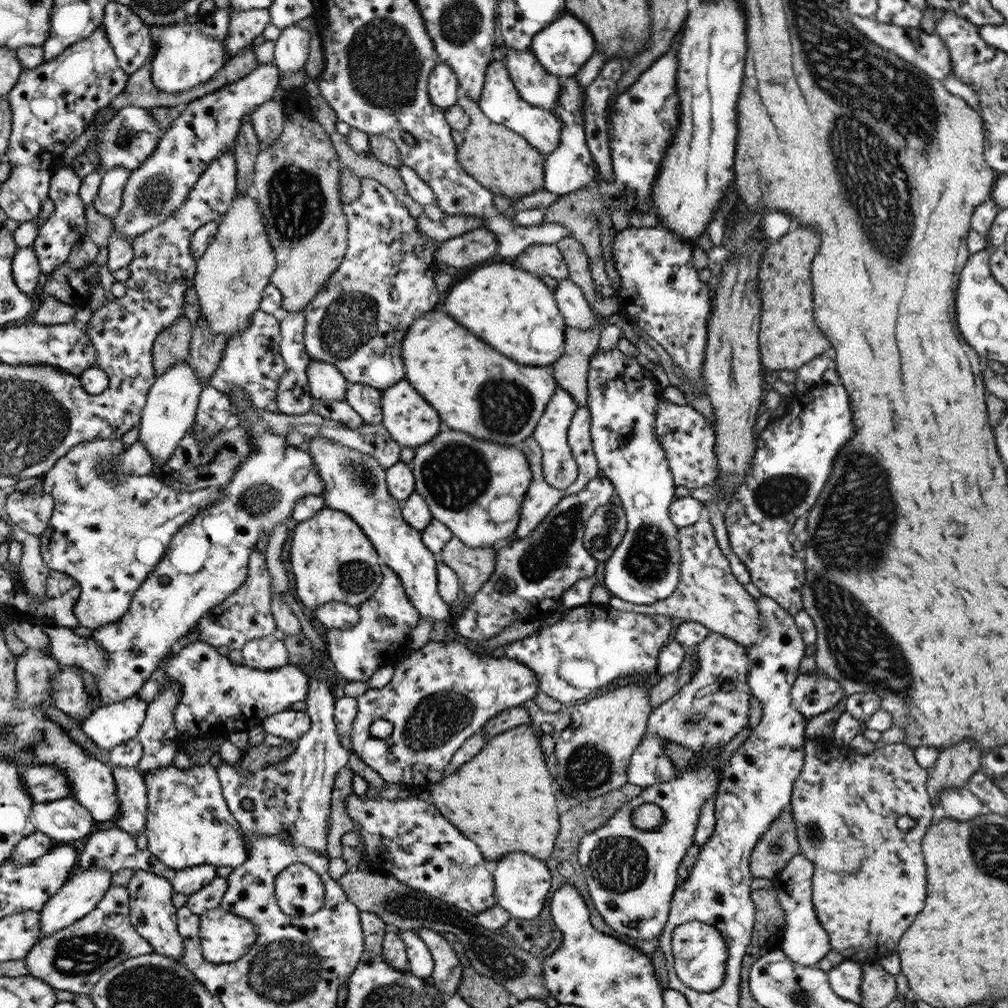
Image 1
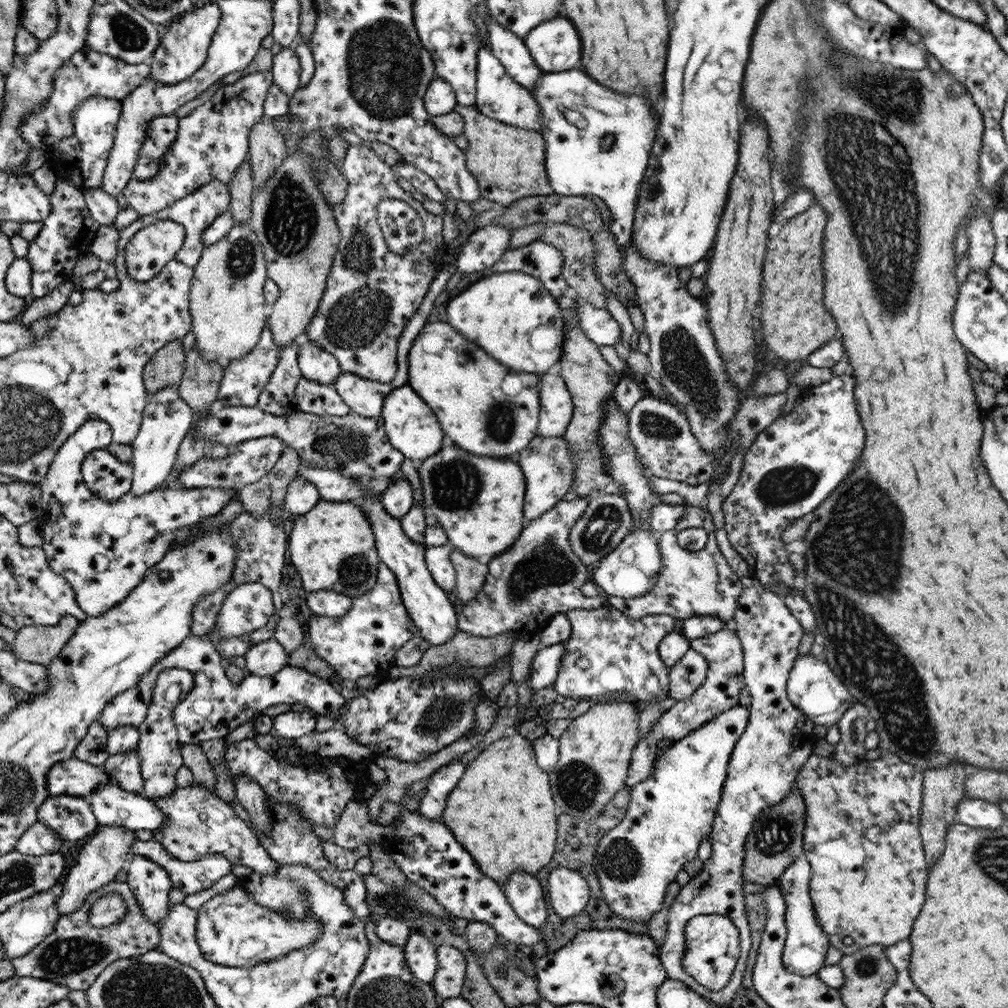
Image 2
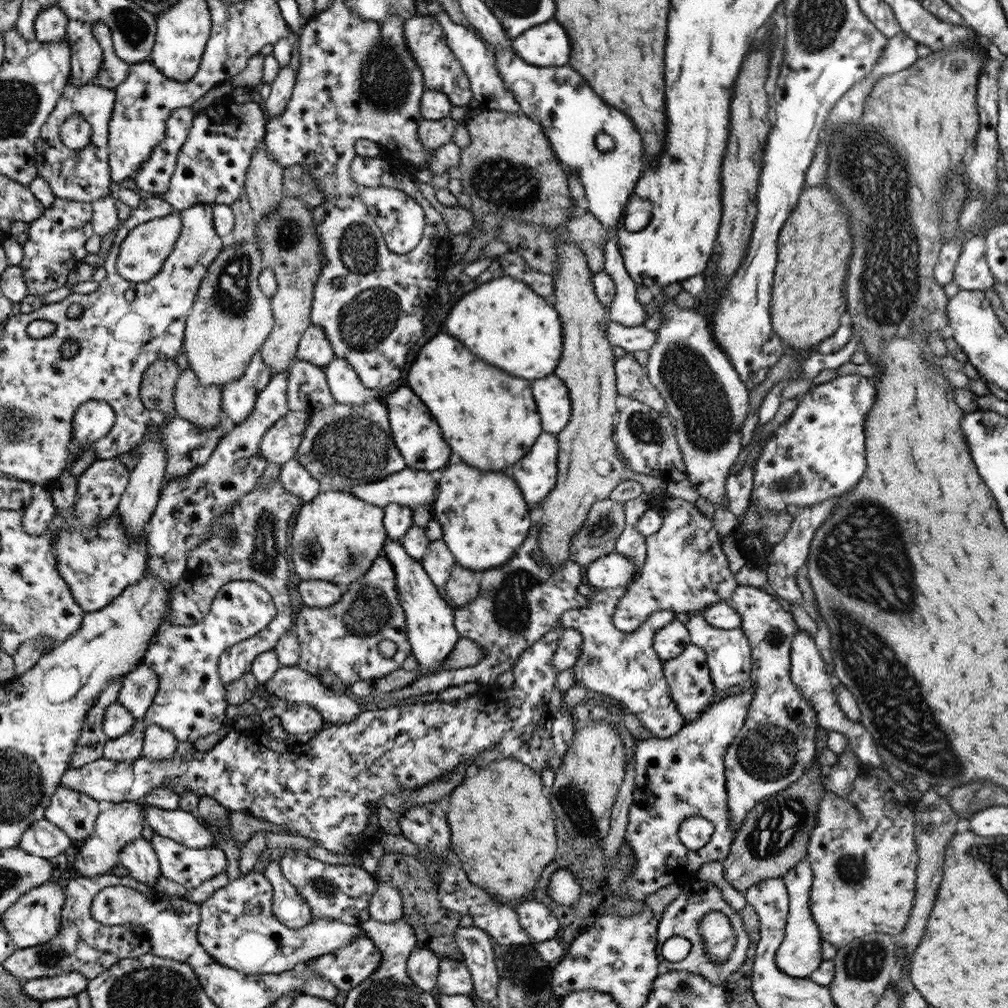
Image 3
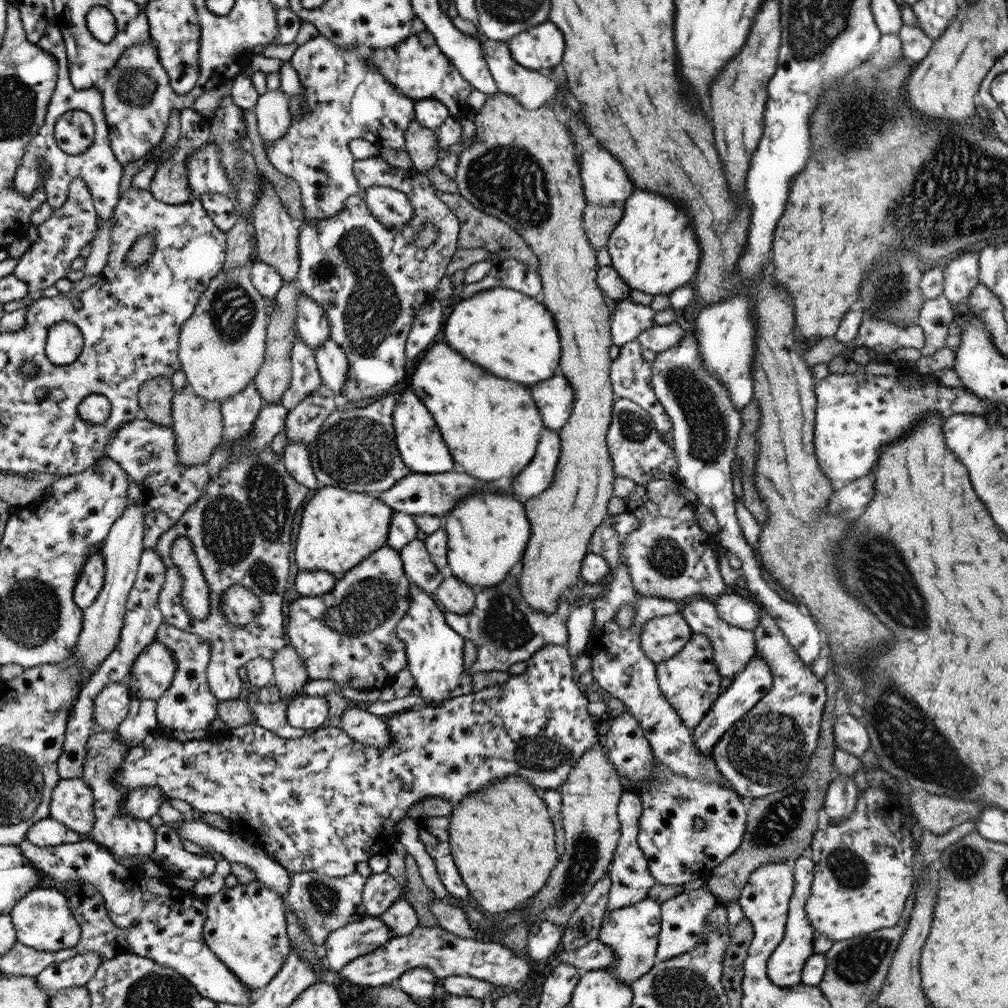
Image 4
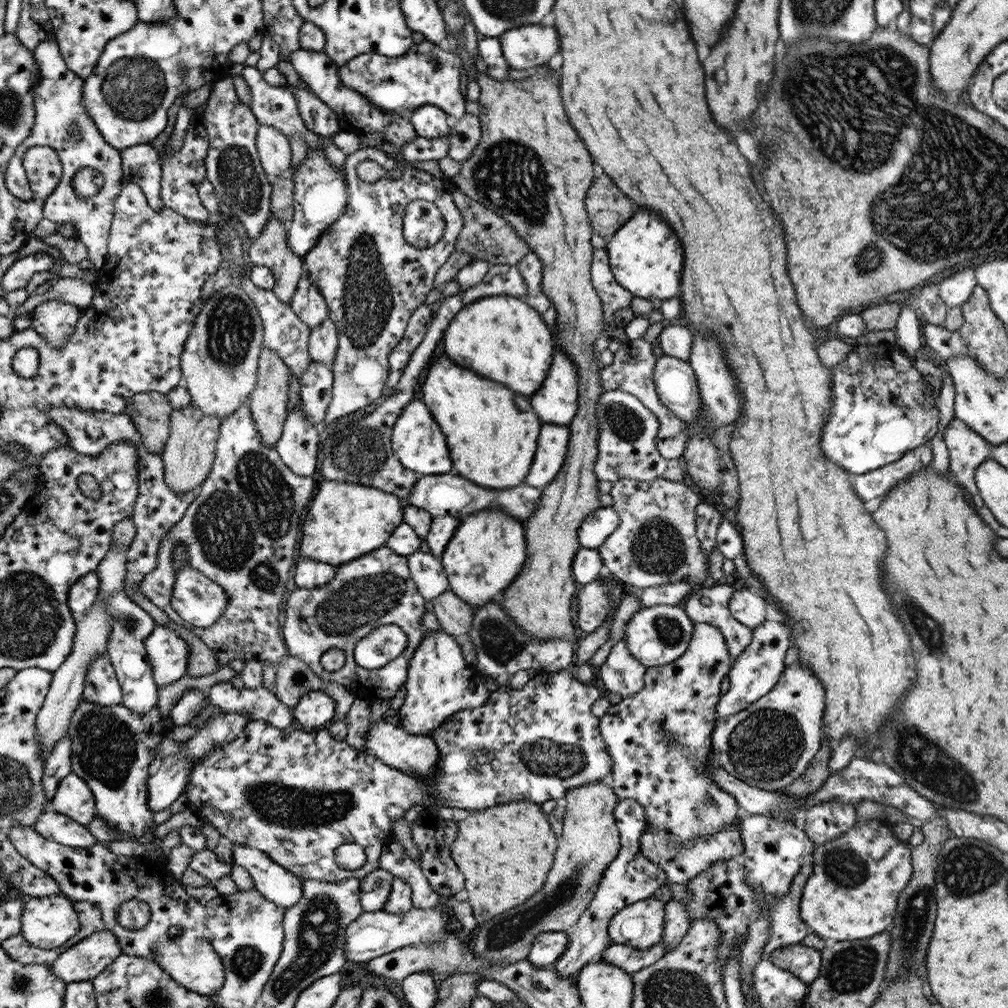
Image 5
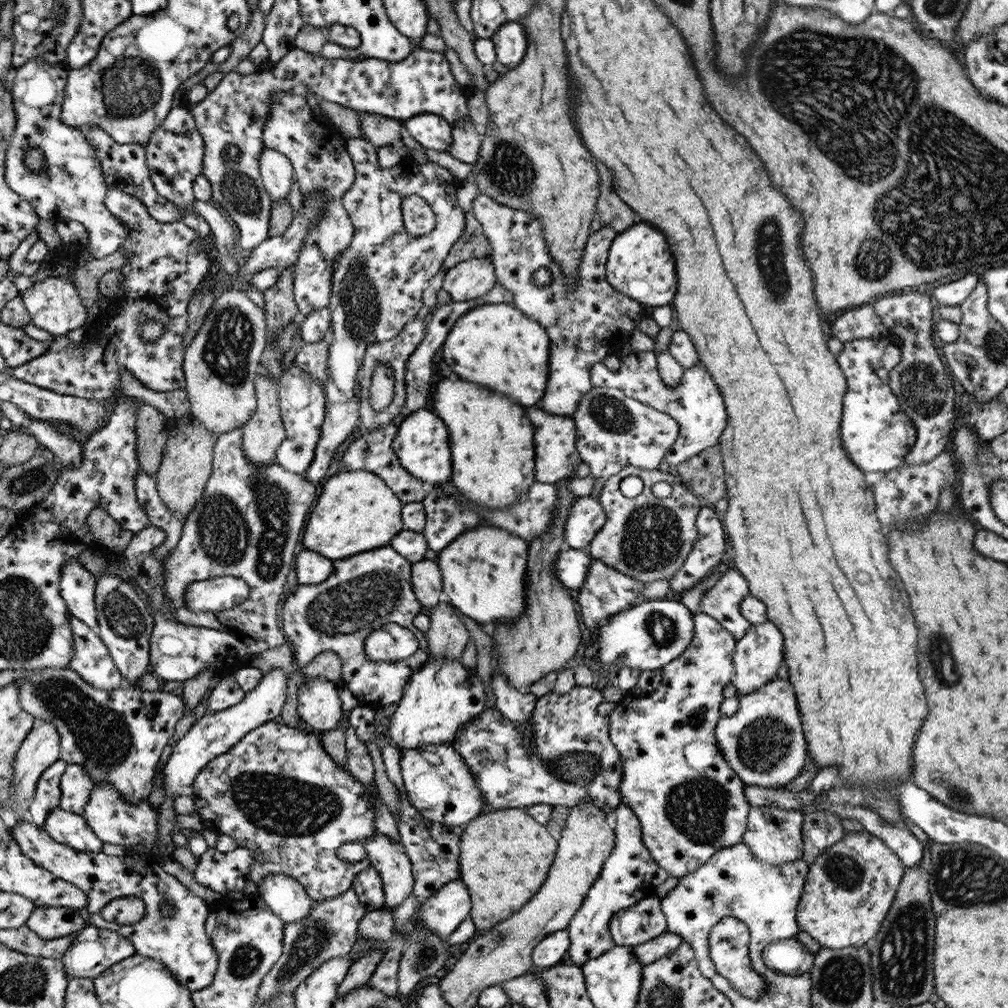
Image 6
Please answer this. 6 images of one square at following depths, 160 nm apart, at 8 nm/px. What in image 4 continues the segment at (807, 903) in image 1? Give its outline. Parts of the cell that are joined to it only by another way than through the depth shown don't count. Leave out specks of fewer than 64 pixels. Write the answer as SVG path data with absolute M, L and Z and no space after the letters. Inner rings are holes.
M807 854L798 857L794 861L795 885L793 895L789 902L789 913L787 916L784 938L773 950L767 962L767 973L769 979L778 986L791 987L802 983L801 974L807 960L813 956L813 940L816 935L814 927L809 921L805 906L808 897L811 896L811 884L813 883L814 861Z

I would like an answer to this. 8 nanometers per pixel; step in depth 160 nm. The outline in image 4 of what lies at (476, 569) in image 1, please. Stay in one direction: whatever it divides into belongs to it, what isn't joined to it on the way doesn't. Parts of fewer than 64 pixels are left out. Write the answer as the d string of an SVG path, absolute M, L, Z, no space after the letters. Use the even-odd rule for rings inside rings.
M447 573L432 596L444 612L468 615L474 609L476 592L468 583Z

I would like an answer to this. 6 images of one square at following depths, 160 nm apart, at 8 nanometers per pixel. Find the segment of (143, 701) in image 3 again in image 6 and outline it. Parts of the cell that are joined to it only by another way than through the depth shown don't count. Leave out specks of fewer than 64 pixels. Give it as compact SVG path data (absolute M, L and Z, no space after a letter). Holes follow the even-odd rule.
M156 612L156 623L150 639L150 664L156 676L160 676L164 681L184 683L200 676L200 672L204 672L206 668L212 668L223 678L250 667L253 654L244 642L232 637L230 633L199 625L182 625L175 620L168 620L167 616L160 615L160 612Z

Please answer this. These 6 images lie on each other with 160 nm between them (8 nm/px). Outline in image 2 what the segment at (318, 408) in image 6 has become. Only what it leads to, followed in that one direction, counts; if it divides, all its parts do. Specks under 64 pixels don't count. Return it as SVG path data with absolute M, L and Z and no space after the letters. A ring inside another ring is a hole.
M296 476L287 487L284 504L287 512L302 515L311 511L321 498L315 484L308 481L306 477Z

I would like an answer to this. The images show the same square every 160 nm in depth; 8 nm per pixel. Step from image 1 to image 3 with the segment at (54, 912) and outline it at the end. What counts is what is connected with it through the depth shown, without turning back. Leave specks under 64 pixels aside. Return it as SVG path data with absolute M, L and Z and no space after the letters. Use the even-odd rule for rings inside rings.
M124 801L114 804L112 808L99 814L95 832L90 838L81 842L80 850L75 855L75 869L81 877L92 879L112 874L112 869L119 864L119 854L123 846L131 840L142 838L144 807L141 801Z

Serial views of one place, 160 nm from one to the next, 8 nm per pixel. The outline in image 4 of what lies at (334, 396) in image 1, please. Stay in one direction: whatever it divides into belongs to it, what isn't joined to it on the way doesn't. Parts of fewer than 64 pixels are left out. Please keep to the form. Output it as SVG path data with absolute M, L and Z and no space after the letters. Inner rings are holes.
M299 293L299 314L296 319L297 334L310 348L320 348L331 336L331 325L322 305Z

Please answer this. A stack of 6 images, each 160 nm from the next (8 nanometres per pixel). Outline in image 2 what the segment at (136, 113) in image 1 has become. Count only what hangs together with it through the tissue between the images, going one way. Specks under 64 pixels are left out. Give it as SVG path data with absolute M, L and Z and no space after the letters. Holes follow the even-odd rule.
M175 115L158 116L148 124L148 138L144 140L143 150L135 167L135 180L146 182L158 176L168 148L178 138L180 118Z

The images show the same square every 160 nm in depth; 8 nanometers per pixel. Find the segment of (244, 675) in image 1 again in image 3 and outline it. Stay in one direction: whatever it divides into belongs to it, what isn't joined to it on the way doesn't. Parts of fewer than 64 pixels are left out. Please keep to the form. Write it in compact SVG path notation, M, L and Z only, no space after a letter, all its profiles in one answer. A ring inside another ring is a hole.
M234 581L222 587L202 623L194 626L162 624L142 663L151 666L160 676L158 694L144 719L168 730L179 742L194 743L218 733L233 715L226 698L228 690L219 676L220 656L228 647L260 633L274 616L276 608L272 597L263 586L252 581ZM298 666L278 668L278 671L272 679L260 685L265 688L265 692L267 692L270 697L275 696L275 698L279 698L279 700L290 701L292 703L310 704L312 708L316 708L322 713L330 725L344 724L353 721L361 713L360 706L356 703L355 697L349 692L341 694L340 691L335 691L332 687L325 685L319 677L304 672L304 670Z

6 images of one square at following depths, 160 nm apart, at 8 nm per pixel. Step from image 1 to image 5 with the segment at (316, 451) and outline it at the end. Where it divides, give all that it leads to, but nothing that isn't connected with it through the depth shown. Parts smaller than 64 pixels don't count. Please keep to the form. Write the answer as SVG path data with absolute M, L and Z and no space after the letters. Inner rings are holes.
M426 630L424 640L414 651L403 685L407 695L404 704L397 711L402 719L401 727L408 734L429 737L455 712L482 706L488 700L491 691L486 688L486 678L473 677L475 668L465 662L459 644L446 632Z

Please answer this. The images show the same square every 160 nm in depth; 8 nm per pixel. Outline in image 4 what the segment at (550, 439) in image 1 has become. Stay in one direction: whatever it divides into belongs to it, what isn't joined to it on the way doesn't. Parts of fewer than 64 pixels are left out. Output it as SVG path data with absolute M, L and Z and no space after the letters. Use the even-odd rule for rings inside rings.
M557 373L546 381L536 383L530 388L530 392L545 428L558 432L569 421L575 398L573 388L569 385L567 377Z

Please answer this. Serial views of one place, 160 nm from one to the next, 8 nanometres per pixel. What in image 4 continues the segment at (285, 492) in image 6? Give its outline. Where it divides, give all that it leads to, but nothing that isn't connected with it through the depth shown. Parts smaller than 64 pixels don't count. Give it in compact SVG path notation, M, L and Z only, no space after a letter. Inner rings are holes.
M252 380L245 391L240 392L234 398L222 402L224 438L221 439L220 447L229 456L229 463L221 470L219 476L210 478L204 494L173 524L158 541L159 555L167 568L166 583L159 595L159 609L162 610L164 621L182 629L183 632L203 637L212 644L210 667L206 669L207 680L210 682L211 691L220 701L236 699L242 690L242 680L238 670L245 667L254 659L266 658L274 660L280 650L286 646L284 634L284 592L288 586L290 576L290 552L292 543L290 538L295 538L292 532L294 516L302 502L308 498L310 488L302 485L292 477L281 459L278 459L271 451L271 447L246 449L243 442L247 439L263 408L263 397L260 396L255 382ZM186 537L192 543L194 554L198 559L201 573L208 583L210 590L210 612L206 620L196 620L195 616L188 615L184 609L180 591L182 591L183 580L178 567L173 561L171 552L175 540ZM235 584L248 588L252 594L256 594L260 601L260 613L254 621L248 625L238 627L228 621L227 614L222 610L224 596ZM282 700L275 703L261 703L256 701L251 706L254 721L262 728L270 729L276 736L284 739L300 739L309 734L307 730L292 727L286 718L286 707Z

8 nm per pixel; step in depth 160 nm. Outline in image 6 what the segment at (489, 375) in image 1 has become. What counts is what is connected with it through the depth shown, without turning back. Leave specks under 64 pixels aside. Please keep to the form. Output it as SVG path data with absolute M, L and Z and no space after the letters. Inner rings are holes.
M443 376L442 380L433 386L430 408L444 420L450 432L453 464L450 482L458 488L461 495L487 509L509 507L524 498L526 491L536 482L535 444L534 427L528 420L526 410L520 404L508 400L502 394L488 392L478 384Z

